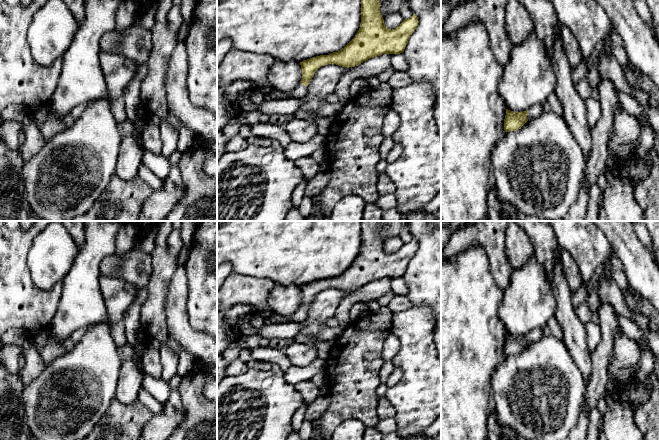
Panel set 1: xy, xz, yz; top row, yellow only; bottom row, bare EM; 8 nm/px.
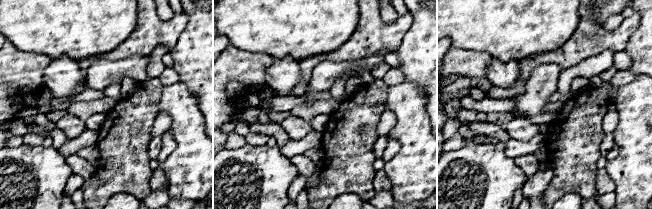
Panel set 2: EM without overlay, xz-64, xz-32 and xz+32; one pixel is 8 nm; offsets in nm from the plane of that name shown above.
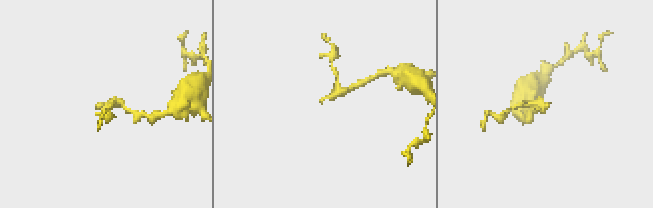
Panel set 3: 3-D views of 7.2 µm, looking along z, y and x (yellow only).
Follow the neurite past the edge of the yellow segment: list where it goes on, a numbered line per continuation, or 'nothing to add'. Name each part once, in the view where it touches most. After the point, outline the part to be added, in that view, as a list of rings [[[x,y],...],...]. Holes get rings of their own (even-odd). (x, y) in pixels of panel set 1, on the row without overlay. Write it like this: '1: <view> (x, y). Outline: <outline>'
1: yz (534, 335). Outline: [[[535,328],[528,333],[527,343],[532,344],[532,343],[538,341],[542,336],[543,336],[542,329]]]

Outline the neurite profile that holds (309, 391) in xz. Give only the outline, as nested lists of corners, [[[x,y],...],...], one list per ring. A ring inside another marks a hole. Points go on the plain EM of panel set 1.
[[[310,380],[296,383],[294,387],[302,395],[306,404],[314,402],[320,393],[320,388]]]

